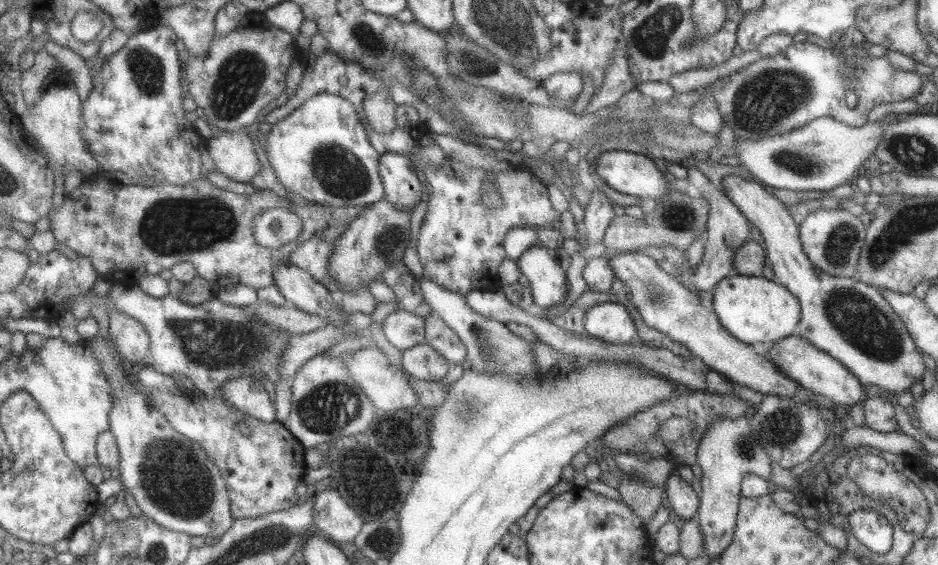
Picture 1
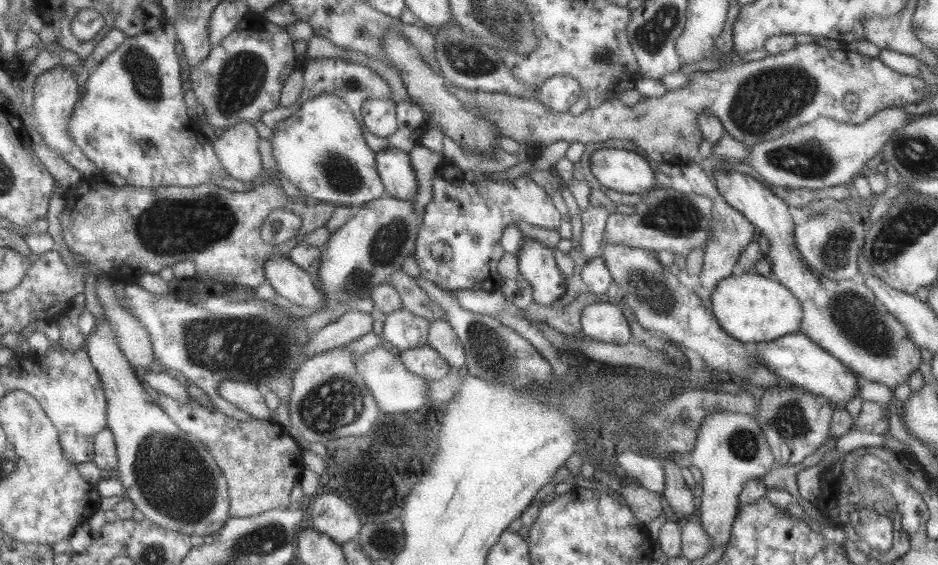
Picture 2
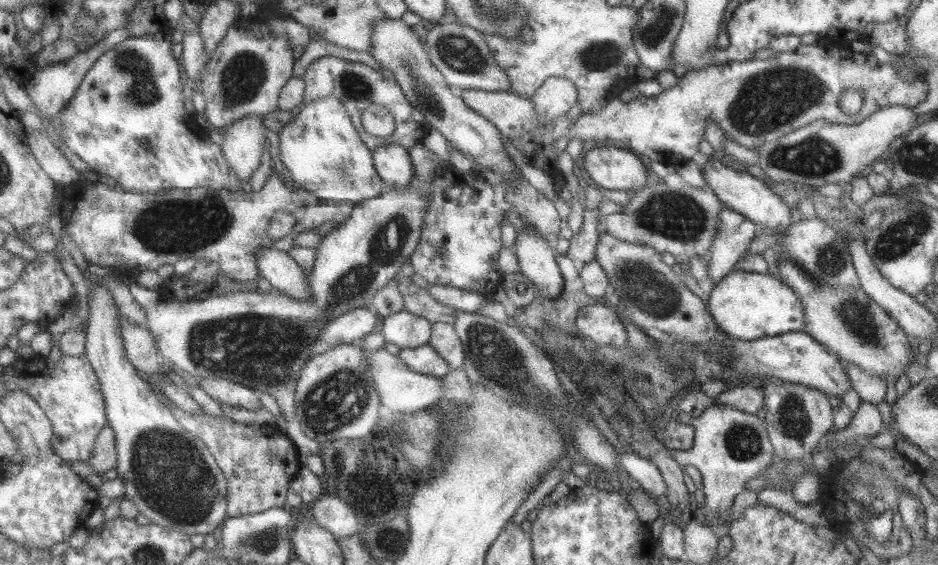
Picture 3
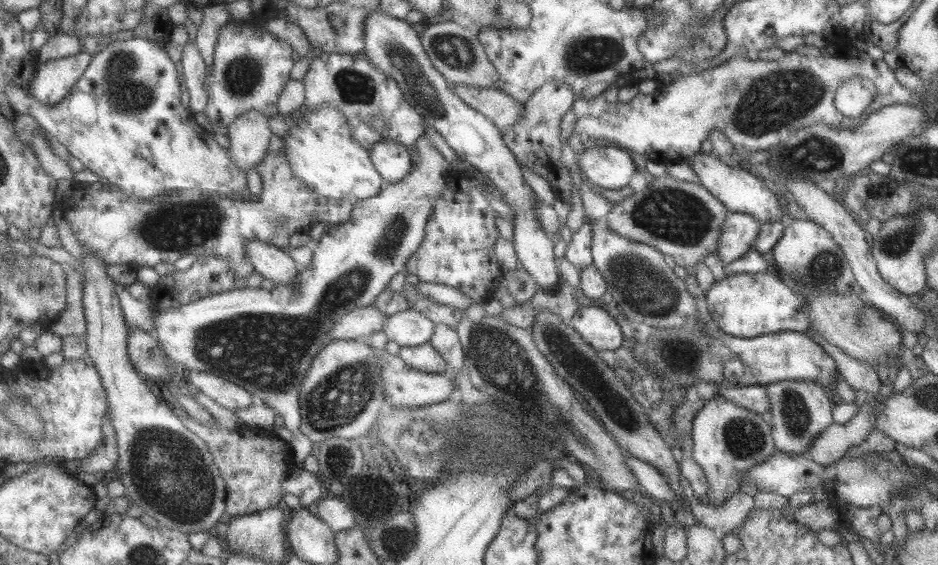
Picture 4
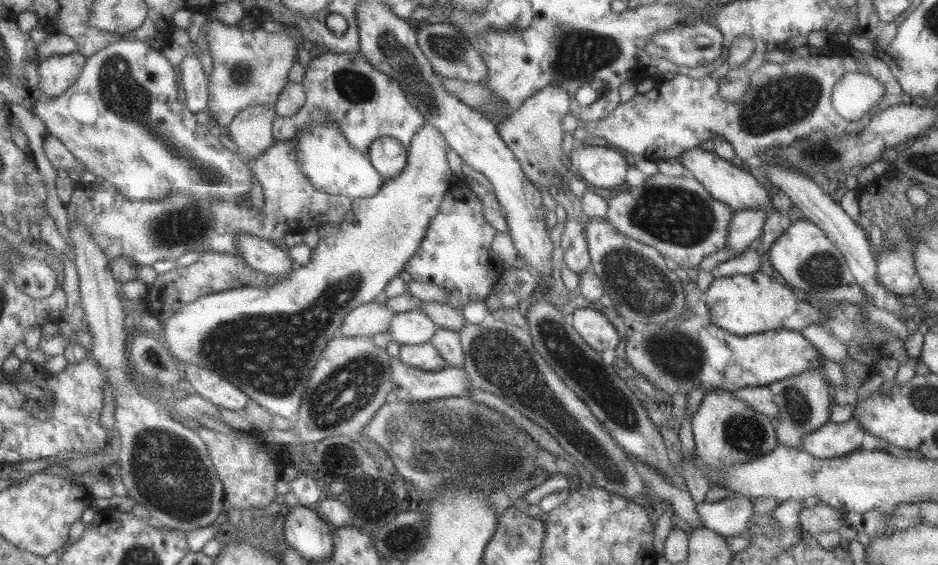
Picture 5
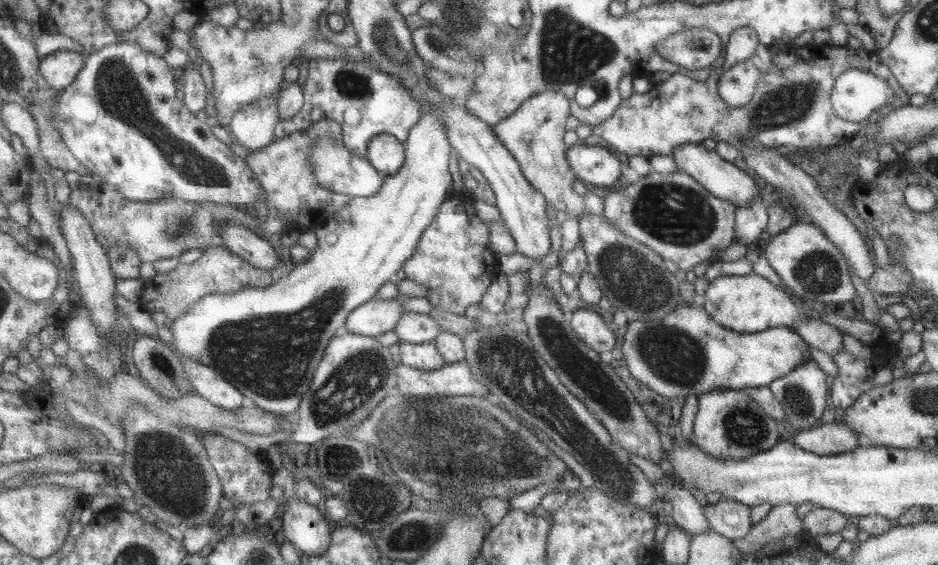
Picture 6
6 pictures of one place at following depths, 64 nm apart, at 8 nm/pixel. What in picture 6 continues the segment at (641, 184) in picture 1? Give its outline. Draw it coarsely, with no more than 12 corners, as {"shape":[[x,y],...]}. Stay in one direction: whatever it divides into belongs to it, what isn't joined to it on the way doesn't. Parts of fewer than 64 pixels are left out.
{"shape":[[578,141],[567,159],[581,181],[612,188],[621,163],[606,147]]}

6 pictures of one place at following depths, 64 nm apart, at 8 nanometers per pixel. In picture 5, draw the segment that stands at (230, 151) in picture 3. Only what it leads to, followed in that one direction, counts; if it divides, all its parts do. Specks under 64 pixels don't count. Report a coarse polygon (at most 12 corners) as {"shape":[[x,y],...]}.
{"shape":[[245,108],[226,131],[245,161],[277,142],[276,108]]}

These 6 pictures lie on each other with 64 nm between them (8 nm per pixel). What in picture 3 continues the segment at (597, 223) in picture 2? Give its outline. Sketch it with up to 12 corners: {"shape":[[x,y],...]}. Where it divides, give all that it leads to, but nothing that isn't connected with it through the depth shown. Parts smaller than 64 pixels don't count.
{"shape":[[586,210],[583,229],[573,234],[567,255],[580,267],[598,246],[599,215]]}

